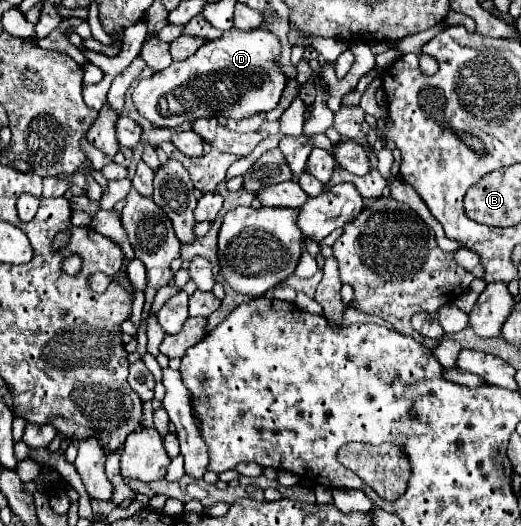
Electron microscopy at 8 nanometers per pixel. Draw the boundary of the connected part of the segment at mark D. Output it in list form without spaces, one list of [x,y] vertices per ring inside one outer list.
[[[228,29],[220,39],[204,43],[192,57],[172,63],[170,67],[140,79],[136,89],[132,91],[132,101],[142,117],[146,117],[154,127],[162,127],[162,129],[176,129],[192,123],[198,117],[212,117],[212,115],[240,121],[256,113],[270,111],[278,105],[280,95],[286,87],[286,77],[276,67],[278,55],[280,55],[280,41],[274,33],[264,29],[252,29],[252,31]]]

